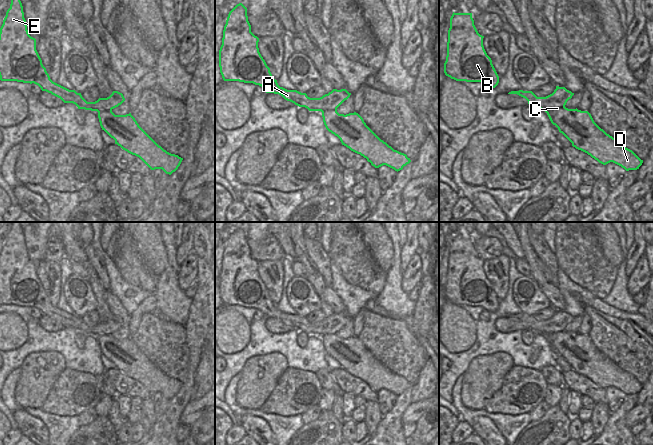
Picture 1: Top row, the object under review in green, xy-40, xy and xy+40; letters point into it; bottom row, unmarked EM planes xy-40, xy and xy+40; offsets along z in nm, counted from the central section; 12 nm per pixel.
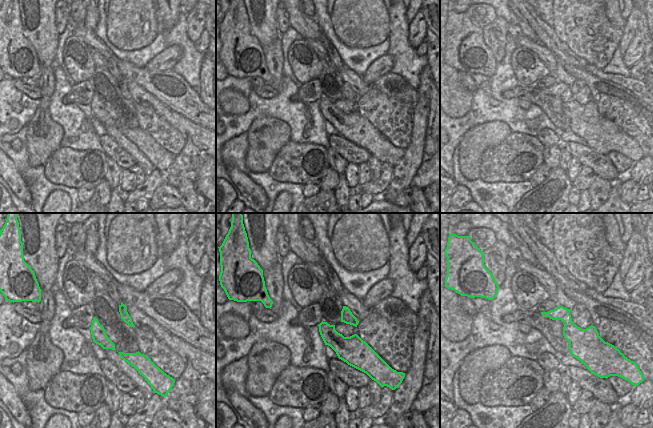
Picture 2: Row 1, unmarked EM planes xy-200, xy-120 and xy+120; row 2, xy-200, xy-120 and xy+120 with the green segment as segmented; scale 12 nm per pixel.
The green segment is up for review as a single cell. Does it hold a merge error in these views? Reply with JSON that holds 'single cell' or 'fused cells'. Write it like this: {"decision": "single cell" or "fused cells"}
{"decision": "single cell"}

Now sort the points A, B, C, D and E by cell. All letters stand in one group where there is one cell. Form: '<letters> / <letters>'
A B C D E

